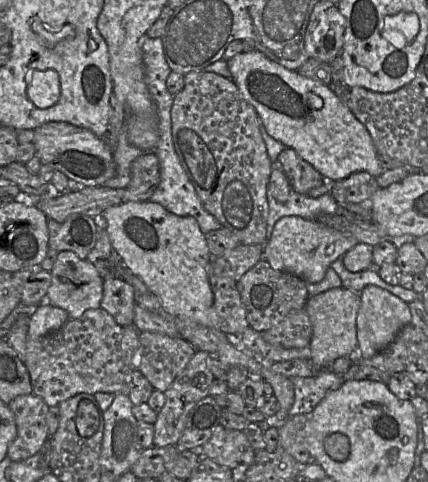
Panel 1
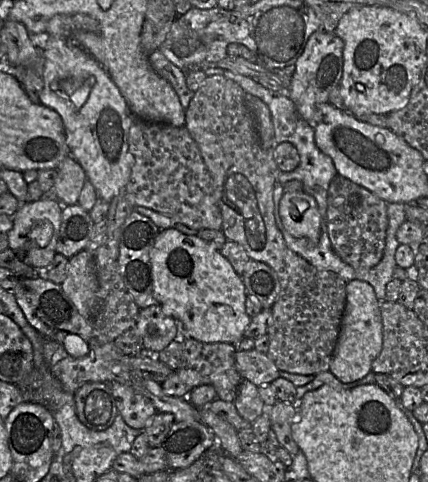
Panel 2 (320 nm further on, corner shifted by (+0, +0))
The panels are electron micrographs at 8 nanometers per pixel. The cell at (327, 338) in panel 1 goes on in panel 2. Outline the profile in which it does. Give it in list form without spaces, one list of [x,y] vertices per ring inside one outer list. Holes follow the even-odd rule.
[[[352,280],[346,284],[346,306],[337,344],[330,363],[329,372],[343,383],[351,383],[364,378],[371,372],[373,361],[382,350],[383,325],[380,301],[373,287],[362,280]]]

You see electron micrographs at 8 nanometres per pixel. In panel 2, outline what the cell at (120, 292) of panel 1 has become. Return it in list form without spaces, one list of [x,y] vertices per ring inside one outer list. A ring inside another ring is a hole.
[[[157,305],[140,309],[137,331],[145,349],[160,352],[174,341],[181,324],[165,315]]]

